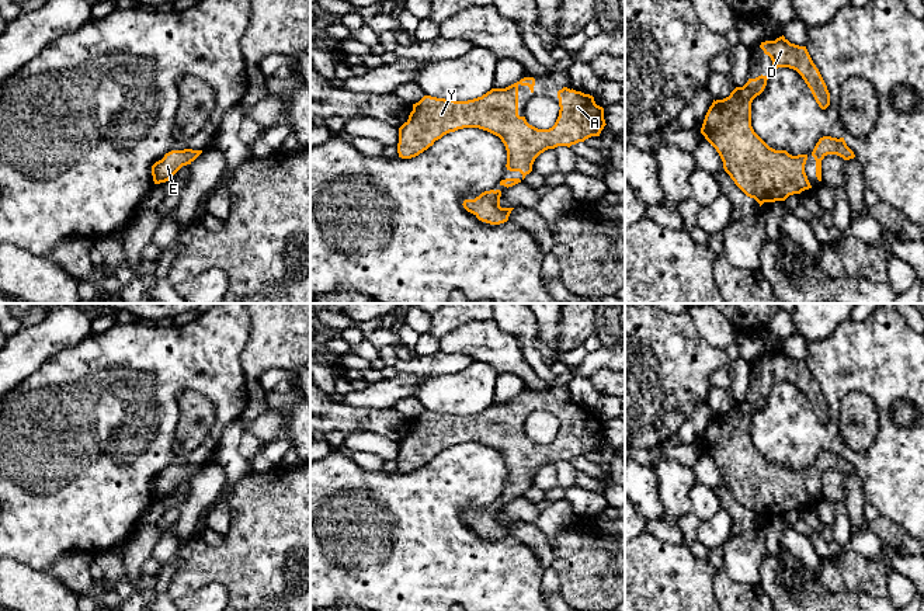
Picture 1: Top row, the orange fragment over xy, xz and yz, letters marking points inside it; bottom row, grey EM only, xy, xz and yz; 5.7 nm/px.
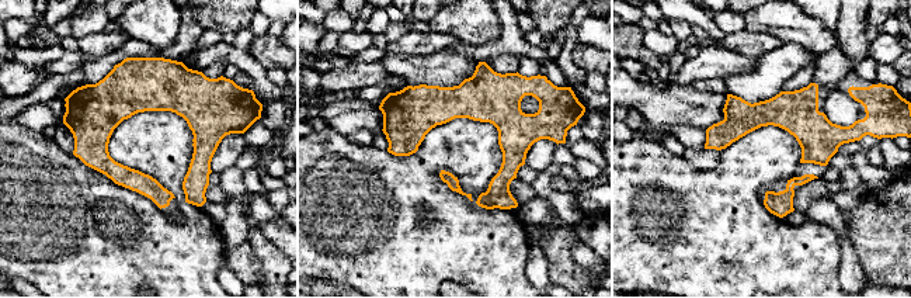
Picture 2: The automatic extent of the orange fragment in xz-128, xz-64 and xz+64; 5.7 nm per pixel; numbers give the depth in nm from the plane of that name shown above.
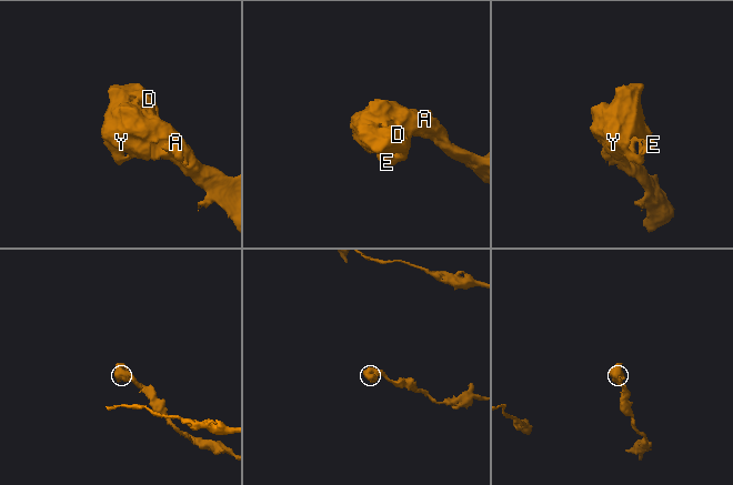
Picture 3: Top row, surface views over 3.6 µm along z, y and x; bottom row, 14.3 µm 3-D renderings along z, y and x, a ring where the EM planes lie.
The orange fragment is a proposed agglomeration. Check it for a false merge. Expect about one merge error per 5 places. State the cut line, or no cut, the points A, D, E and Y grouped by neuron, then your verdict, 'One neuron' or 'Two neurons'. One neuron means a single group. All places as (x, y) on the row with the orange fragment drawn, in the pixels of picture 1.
No split. Groups: A D E Y. One neuron

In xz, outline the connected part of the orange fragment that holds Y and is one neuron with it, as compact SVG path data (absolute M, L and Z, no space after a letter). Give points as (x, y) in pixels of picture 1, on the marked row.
M524 77L506 88L491 88L482 97L455 101L424 96L418 103L413 104L409 119L399 128L397 153L402 159L411 159L427 150L435 140L449 132L463 128L479 128L487 131L501 139L507 150L507 170L520 171L522 178L506 178L500 185L513 187L521 183L527 174L532 171L535 159L548 149L557 146L576 145L591 136L600 136L604 129L604 108L597 105L594 97L581 91L563 87L557 91L559 117L549 129L538 129L529 125L525 117L518 115L518 86L528 86L534 93L535 79Z

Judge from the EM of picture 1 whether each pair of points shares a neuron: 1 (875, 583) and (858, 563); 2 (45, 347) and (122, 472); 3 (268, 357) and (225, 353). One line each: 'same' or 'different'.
1: same
2: different
3: different

